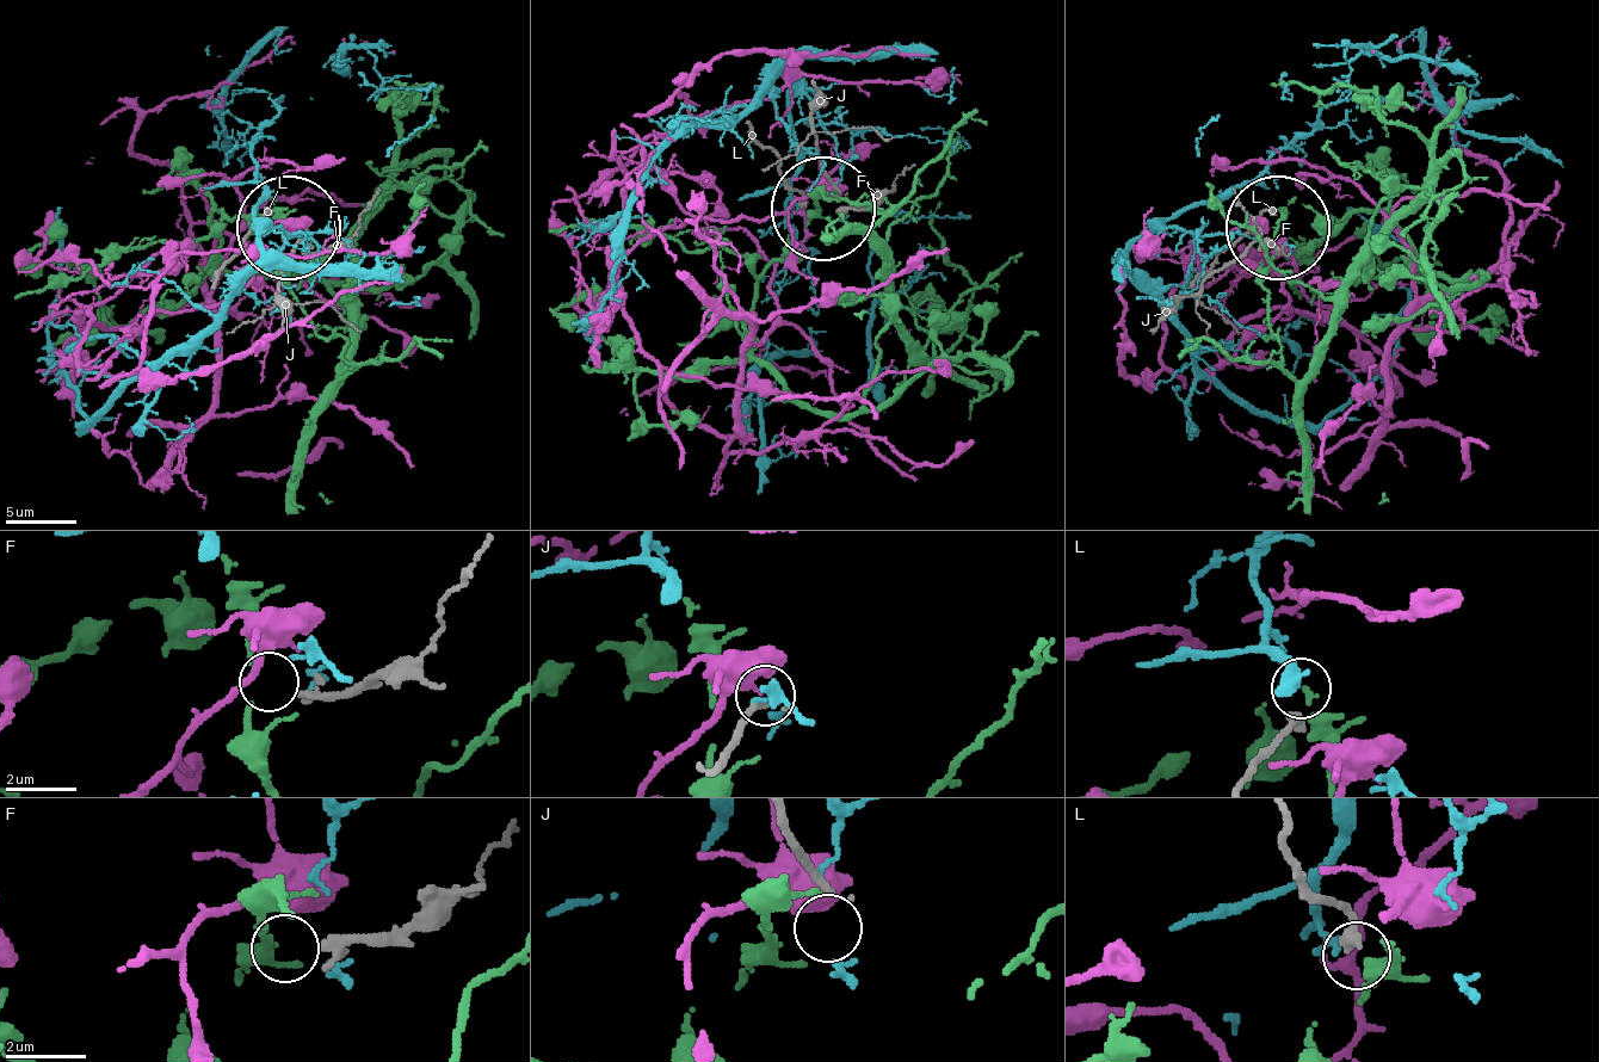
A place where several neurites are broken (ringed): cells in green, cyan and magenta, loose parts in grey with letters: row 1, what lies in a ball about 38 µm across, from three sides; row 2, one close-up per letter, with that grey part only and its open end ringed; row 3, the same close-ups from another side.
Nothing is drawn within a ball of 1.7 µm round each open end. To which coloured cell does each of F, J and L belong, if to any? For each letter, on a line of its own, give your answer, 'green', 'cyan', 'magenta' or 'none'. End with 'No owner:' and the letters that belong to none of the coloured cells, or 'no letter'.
F: none
J: none
L: none
No owner: F, J, L

